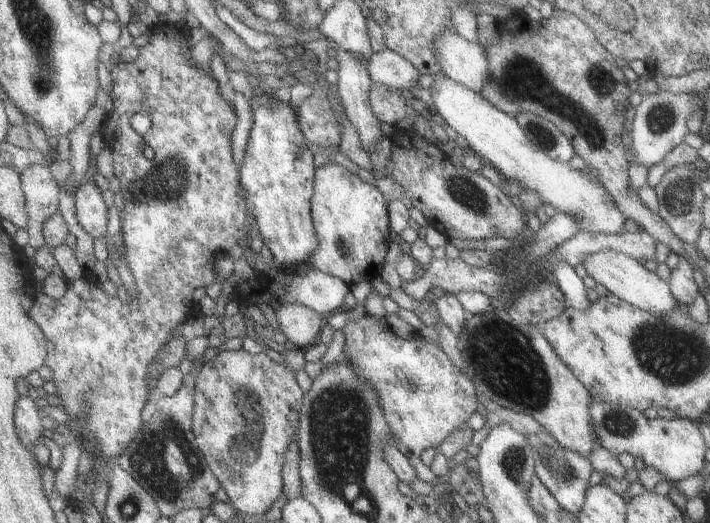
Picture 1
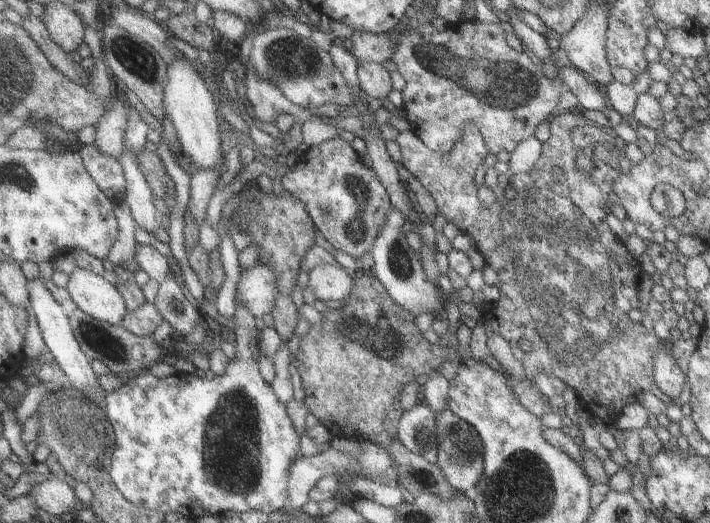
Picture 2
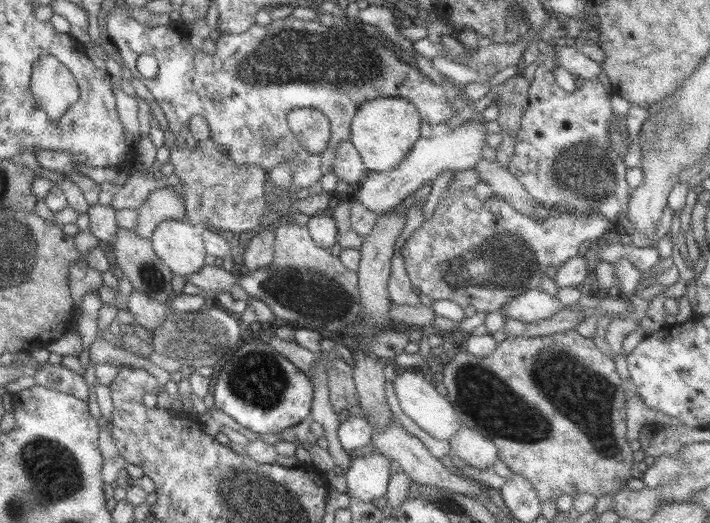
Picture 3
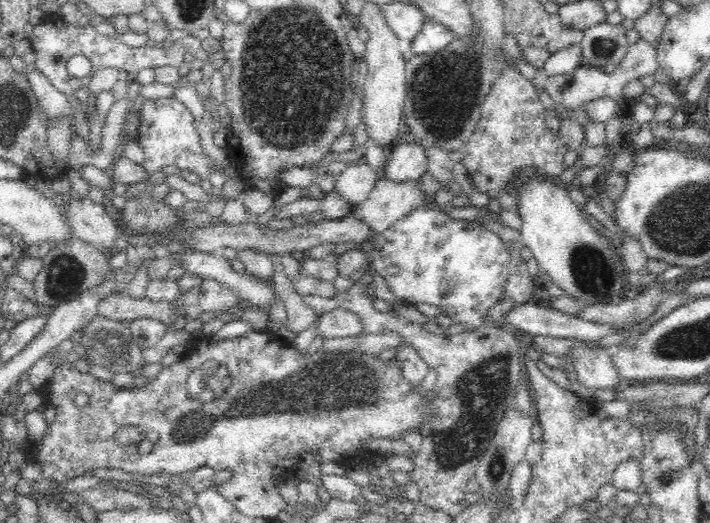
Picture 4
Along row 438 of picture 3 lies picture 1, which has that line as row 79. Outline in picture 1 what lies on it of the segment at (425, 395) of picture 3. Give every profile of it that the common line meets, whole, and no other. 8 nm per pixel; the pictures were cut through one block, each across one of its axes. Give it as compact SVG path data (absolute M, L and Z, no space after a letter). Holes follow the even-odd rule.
M439 71L432 76L433 81L427 89L430 91L435 113L467 142L471 153L493 167L507 183L514 181L523 191L537 192L541 204L549 204L556 212L573 216L579 230L598 234L623 232L621 228L625 216L617 210L615 202L611 202L601 184L587 176L586 170L571 170L567 163L559 164L549 160L525 138L513 115L497 110L478 92L453 82Z

